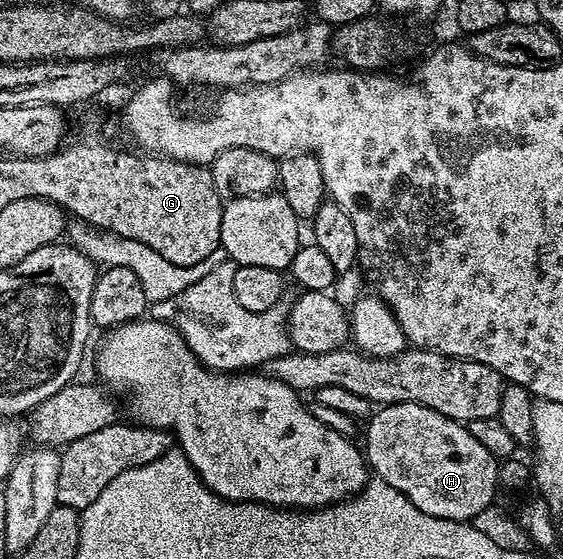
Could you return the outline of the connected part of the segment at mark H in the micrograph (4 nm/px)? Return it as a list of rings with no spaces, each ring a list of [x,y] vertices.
[[[385,404],[366,421],[365,427],[367,427],[365,460],[370,471],[378,479],[393,486],[393,490],[405,494],[405,498],[409,498],[409,502],[413,502],[417,510],[433,518],[471,522],[475,515],[496,503],[495,491],[500,491],[501,488],[500,461],[496,460],[493,454],[489,454],[489,450],[485,450],[485,446],[481,446],[477,438],[473,438],[466,423],[445,418],[445,414],[429,410],[429,406]]]

